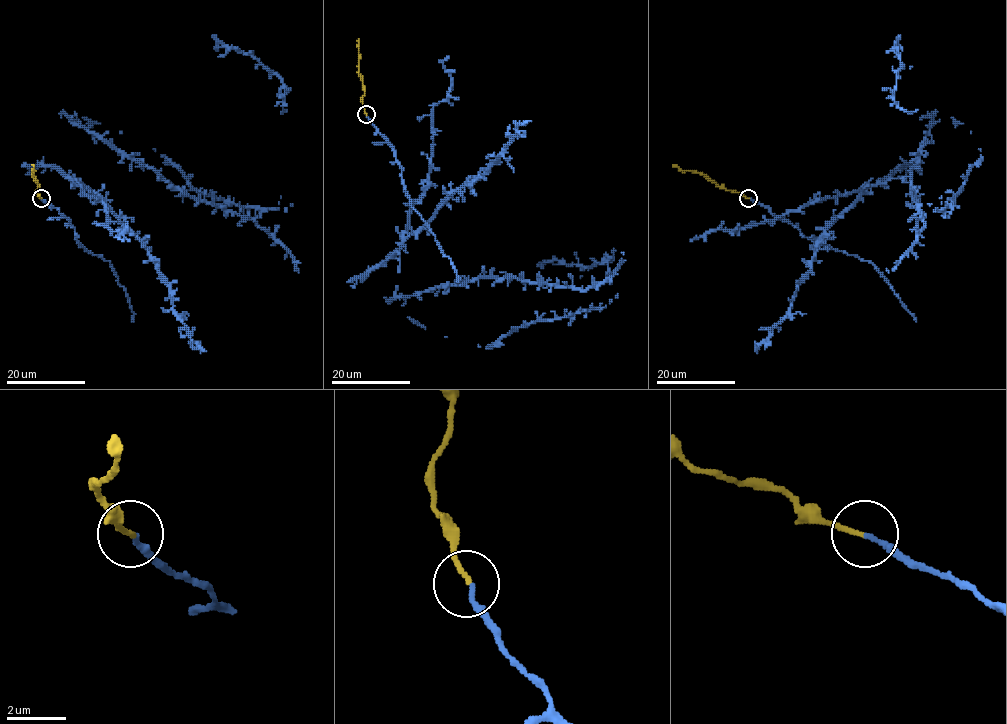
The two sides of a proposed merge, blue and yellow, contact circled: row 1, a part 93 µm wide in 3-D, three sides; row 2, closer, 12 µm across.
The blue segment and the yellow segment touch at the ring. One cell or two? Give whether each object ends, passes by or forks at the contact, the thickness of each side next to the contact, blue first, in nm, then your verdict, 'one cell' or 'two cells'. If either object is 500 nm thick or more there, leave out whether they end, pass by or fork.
blue ends | yellow ends | 160/160 nm | one cell

